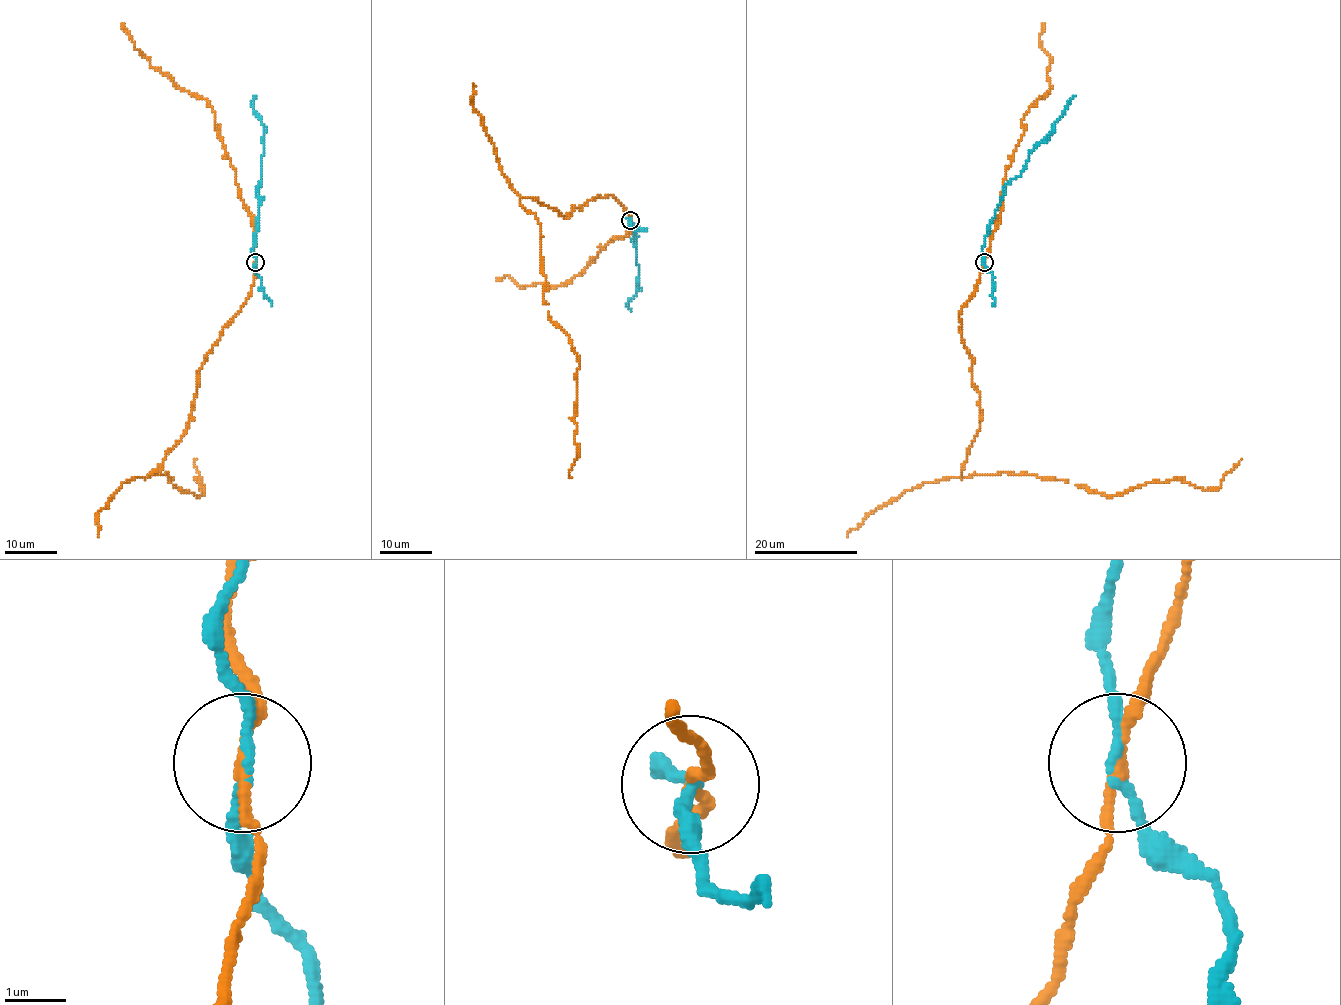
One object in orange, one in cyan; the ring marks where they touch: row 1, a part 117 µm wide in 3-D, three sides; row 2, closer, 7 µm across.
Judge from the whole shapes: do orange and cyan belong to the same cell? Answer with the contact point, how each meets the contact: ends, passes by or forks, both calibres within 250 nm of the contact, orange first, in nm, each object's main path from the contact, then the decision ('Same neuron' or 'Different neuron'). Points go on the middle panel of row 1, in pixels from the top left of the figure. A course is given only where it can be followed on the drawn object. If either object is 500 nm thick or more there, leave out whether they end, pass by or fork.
Place: (630, 220). At the ring orange passes by. At the ring cyan passes by. Thickness 160 nm (orange) against 140 nm. Course of orange: (630, 220), (611, 195), (569, 216), (519, 202), (541, 230), (549, 317), (578, 362), (580, 452), (571, 477). Course of cyan: (630, 220), (633, 225), (635, 263), (639, 267), (637, 282), (639, 289), (628, 303), (630, 311). Different neuron

